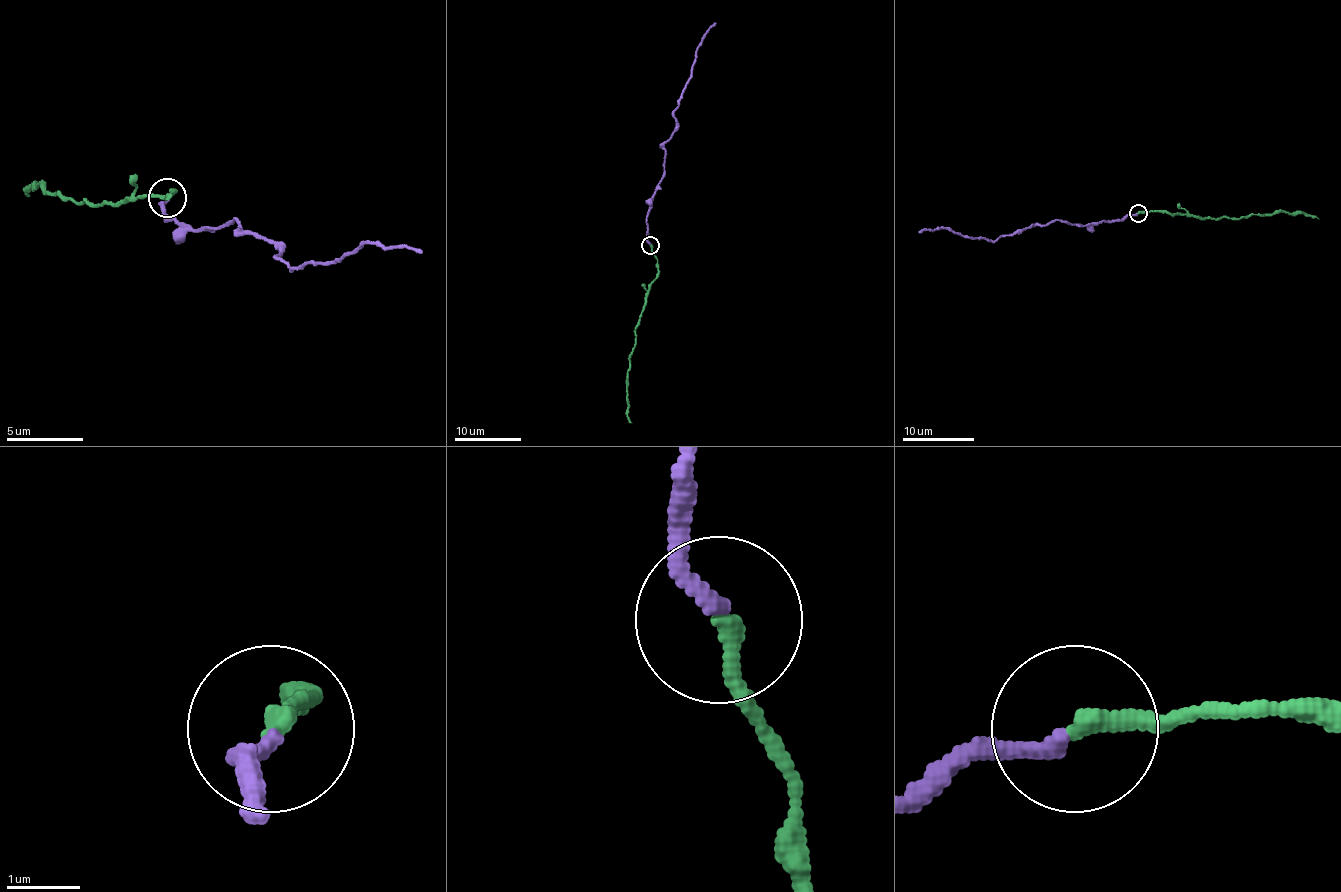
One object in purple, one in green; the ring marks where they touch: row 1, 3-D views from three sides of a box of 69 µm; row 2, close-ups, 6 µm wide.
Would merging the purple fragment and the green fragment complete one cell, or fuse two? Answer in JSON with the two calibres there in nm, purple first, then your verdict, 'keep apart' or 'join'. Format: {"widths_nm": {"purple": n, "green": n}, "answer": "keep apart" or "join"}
{"widths_nm": {"purple": 200, "green": 240}, "answer": "join"}

